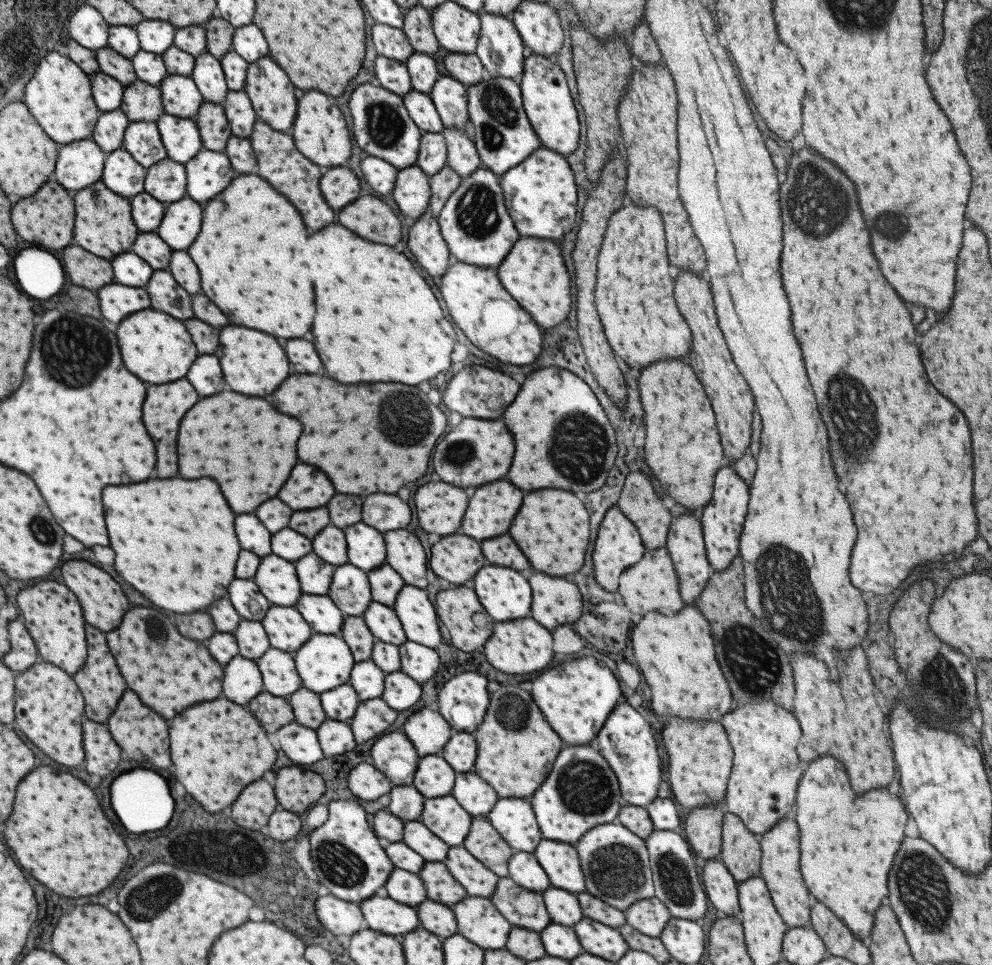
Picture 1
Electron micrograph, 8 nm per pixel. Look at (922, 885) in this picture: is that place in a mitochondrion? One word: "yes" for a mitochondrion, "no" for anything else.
yes

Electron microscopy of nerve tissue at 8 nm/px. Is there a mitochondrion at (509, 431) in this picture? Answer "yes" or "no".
no

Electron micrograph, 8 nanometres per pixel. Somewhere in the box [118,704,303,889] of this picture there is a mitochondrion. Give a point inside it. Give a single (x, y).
(241, 870)

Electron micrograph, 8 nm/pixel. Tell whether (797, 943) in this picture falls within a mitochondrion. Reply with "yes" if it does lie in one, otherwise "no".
no

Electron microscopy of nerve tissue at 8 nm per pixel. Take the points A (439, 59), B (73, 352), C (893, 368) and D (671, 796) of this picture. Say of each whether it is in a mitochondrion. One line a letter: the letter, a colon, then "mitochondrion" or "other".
A: other
B: mitochondrion
C: other
D: other

